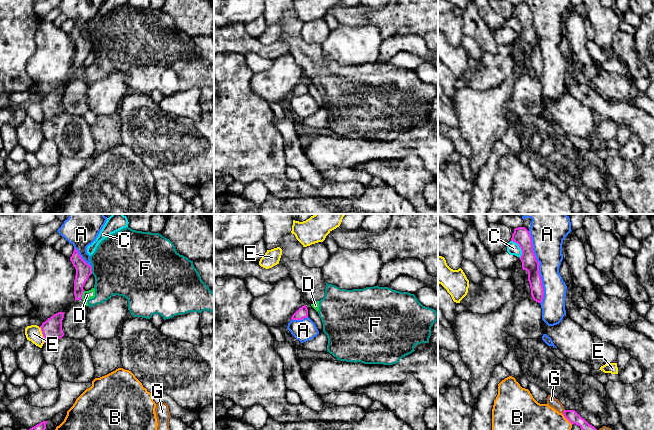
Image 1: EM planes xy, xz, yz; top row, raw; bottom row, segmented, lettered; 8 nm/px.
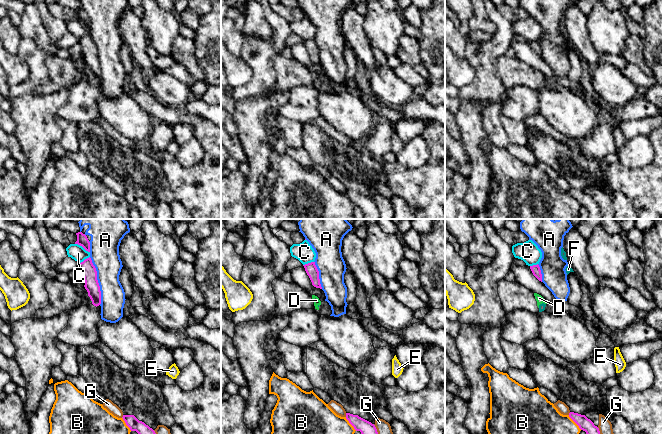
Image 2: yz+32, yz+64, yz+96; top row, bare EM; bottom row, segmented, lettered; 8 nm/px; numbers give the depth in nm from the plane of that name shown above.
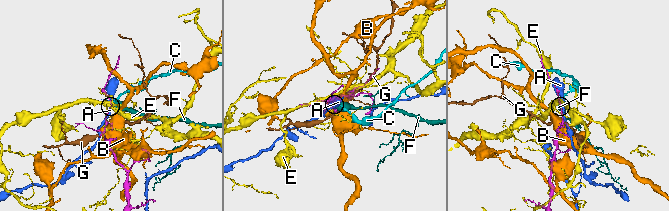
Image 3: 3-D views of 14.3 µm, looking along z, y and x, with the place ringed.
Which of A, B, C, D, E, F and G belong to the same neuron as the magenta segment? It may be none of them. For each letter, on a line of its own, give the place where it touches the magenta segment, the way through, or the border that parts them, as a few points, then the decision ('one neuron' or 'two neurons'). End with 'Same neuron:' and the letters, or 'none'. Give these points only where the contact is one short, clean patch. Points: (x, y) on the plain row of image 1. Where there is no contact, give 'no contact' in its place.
A: yz (538, 43) | two neurons
B: yz (567, 195) | two neurons
C: yz (520, 23) | along yz (511, 16), (520, 24), (520, 33) | two neurons
D: xy (82, 70) | along xy (84, 67), (81, 74) | two neurons
E: xy (43, 111) | two neurons
F: xy (91, 46) | along xy (91, 43), (92, 49) | two neurons
G: yz (564, 187) | two neurons
Same neuron: none

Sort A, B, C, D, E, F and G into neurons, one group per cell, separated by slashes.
A / B / C / D F / E / G

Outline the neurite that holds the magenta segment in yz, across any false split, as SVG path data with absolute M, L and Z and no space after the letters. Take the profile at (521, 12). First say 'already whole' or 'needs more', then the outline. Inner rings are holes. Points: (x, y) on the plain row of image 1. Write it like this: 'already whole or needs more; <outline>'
already whole; M525 3L515 4L511 17L517 19L522 26L520 36L522 38L522 45L528 48L531 72L534 77L541 79L544 72L544 64L539 50L540 39L537 37L533 27L530 8Z

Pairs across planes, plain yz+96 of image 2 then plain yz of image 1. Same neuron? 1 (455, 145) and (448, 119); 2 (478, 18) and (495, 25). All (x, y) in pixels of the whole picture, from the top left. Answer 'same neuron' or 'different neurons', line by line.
1: different neurons
2: different neurons

